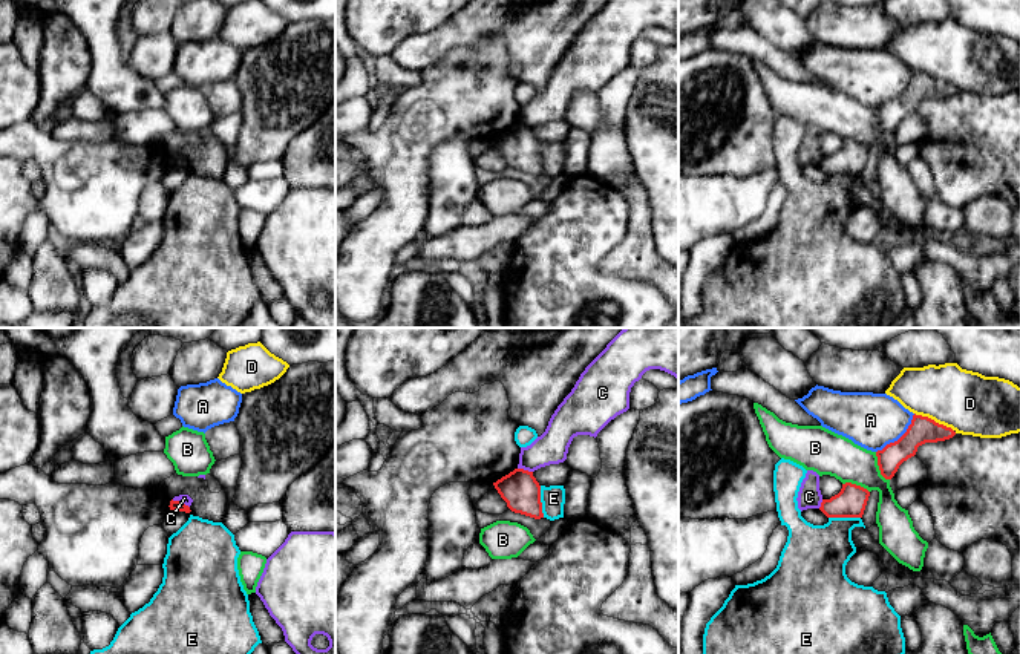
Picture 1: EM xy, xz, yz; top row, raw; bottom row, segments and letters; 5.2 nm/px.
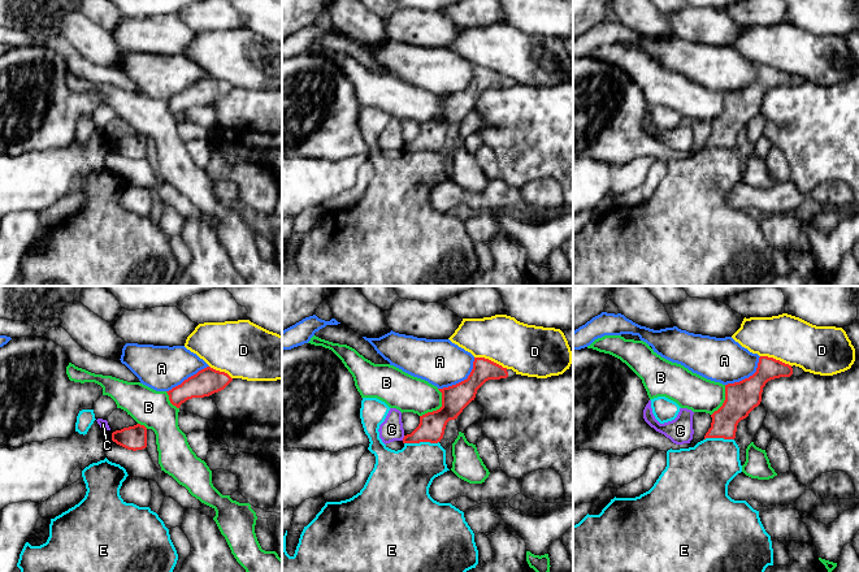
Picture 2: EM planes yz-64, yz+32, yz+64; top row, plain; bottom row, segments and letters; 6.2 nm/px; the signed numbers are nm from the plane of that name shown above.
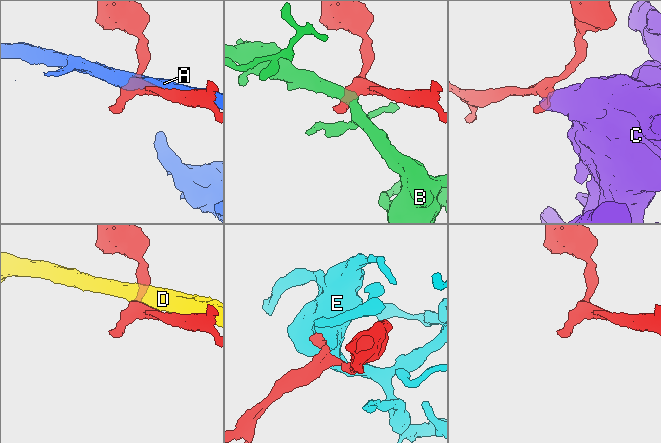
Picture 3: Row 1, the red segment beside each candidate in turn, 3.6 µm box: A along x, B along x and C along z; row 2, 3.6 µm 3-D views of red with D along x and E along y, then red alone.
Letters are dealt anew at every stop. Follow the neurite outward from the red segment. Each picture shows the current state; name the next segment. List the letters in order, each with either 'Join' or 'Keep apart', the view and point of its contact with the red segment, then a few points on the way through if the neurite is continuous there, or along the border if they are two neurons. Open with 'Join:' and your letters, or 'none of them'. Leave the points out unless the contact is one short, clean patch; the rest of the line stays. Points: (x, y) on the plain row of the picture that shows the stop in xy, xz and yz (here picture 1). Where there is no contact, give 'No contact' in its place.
Join: none of them
A: Keep apart. Touches red at yz (901, 94)
B: Keep apart. Touches red at yz (879, 124). Boundary: yz (875, 109), (878, 126), (889, 137)
C: Keep apart. Touches red at xz (526, 127). Boundary: xz (518, 124), (532, 129)
D: Keep apart. Touches red at yz (934, 78)
E: Keep apart. Touches red at xz (539, 158). Boundary: xz (539, 143), (541, 169), (544, 173)

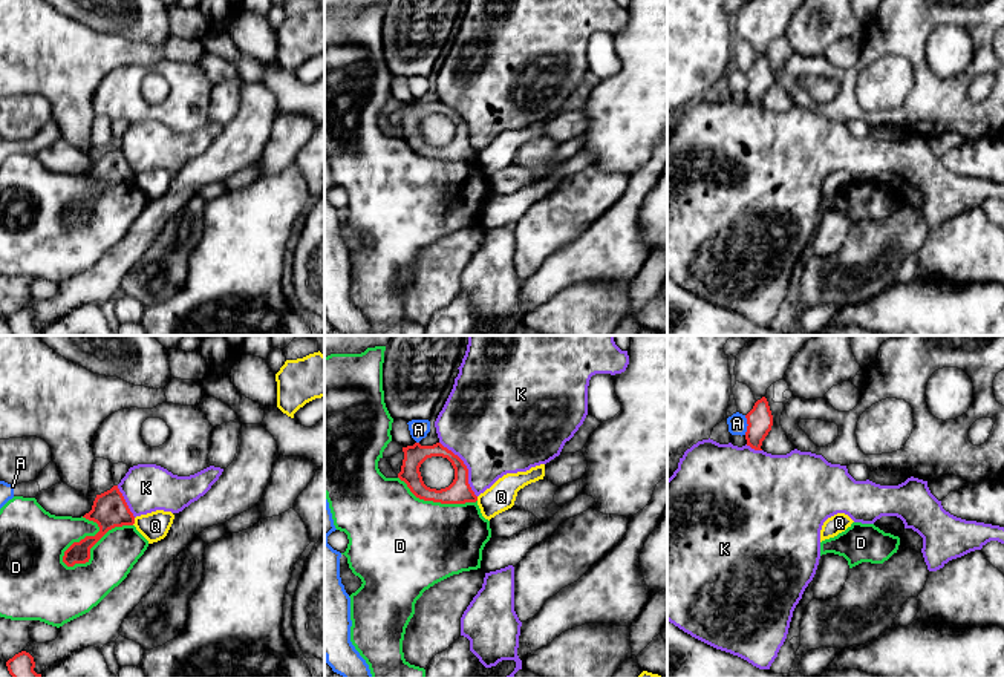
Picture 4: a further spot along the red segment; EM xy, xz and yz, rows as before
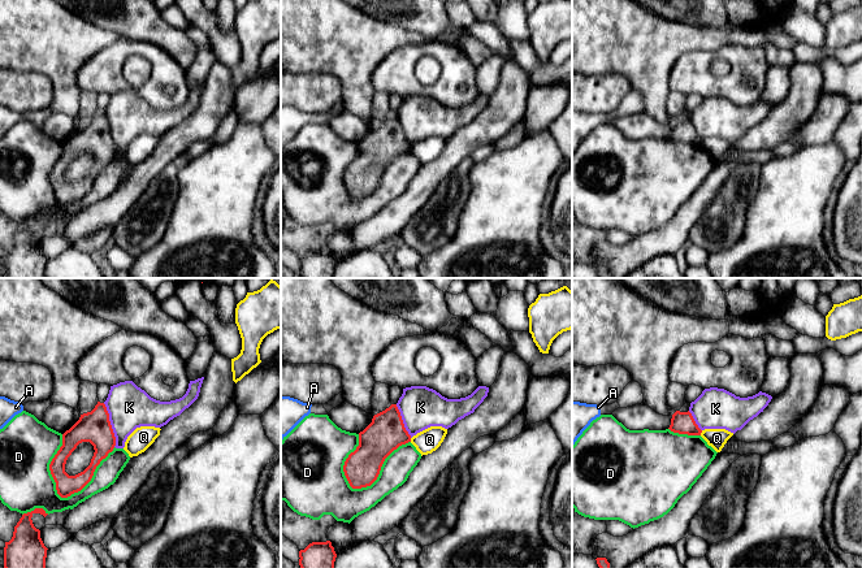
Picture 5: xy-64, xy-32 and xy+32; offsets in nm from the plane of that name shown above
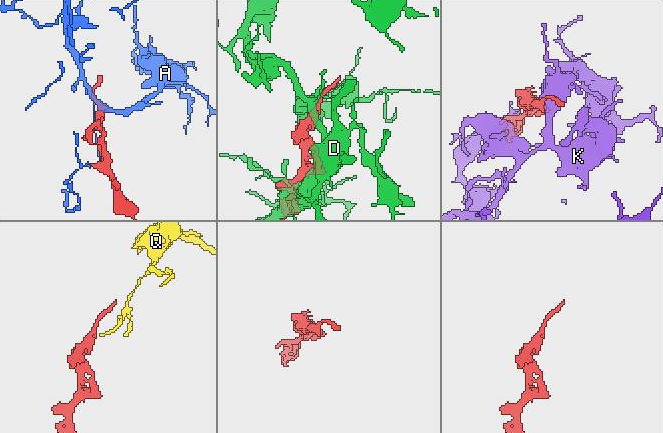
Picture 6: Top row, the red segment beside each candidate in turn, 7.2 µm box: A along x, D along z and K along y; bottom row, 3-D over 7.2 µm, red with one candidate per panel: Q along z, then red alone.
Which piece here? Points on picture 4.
Join: none of them
A: Keep apart. Touches red at yz (747, 80)
D: Keep apart. Touches red at xy (92, 202)
K: Keep apart. Touches red at xz (466, 124)
Q: Keep apart. Touches red at xy (133, 178). Boundary: xy (135, 175), (132, 181)

